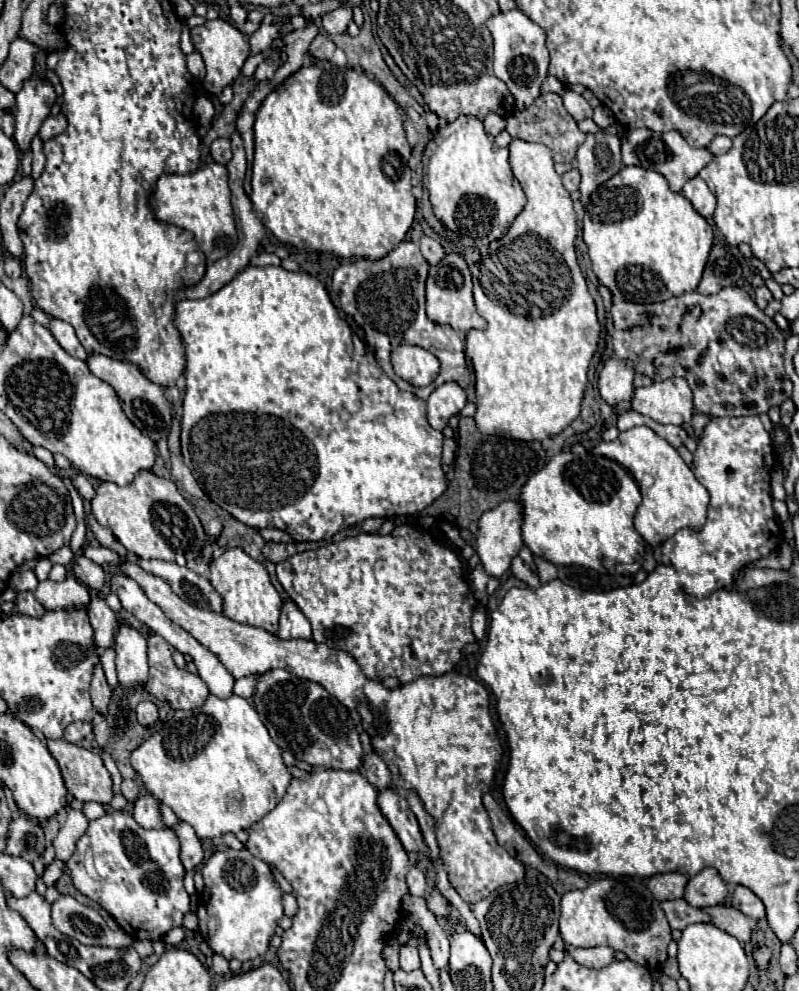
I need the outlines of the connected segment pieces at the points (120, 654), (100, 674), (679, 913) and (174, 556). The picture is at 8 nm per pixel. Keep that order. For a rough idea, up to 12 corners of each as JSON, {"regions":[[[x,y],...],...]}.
{"regions":[[[120,622],[114,650],[120,682],[148,680],[146,638]],[[102,664],[94,666],[90,696],[98,712],[106,712],[112,688]],[[666,900],[662,910],[670,928],[706,922],[700,908],[686,900]],[[98,482],[92,514],[146,560],[186,566],[206,540],[176,484]]]}

